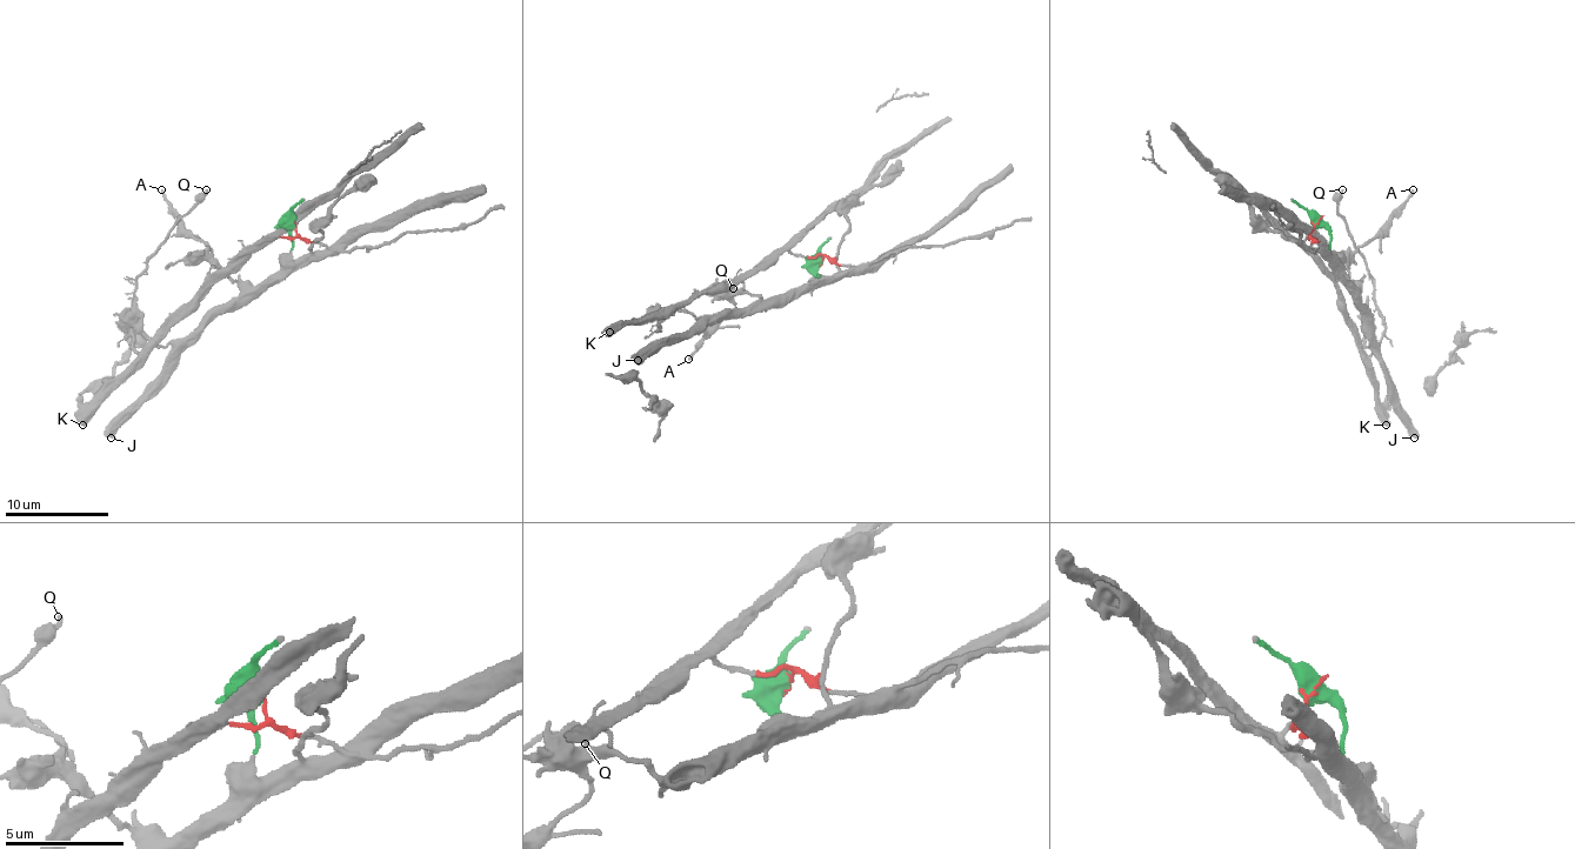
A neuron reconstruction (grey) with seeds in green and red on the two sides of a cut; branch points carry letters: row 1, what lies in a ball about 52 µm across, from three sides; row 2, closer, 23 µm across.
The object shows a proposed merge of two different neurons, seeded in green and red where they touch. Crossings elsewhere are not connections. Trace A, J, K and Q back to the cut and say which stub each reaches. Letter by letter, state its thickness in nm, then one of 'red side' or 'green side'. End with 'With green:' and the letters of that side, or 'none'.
A: 200 nm | green side
J: 600 nm | green side
K: 650 nm | red side
Q: 320 nm | red side
With green: A, J

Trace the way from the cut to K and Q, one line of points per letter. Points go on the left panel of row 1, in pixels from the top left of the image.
K: (294, 220), (297, 233), (292, 239), (264, 235), (81, 425)
Q: (294, 220), (292, 239), (268, 235), (251, 246), (141, 355), (131, 329), (137, 278), (206, 189)

